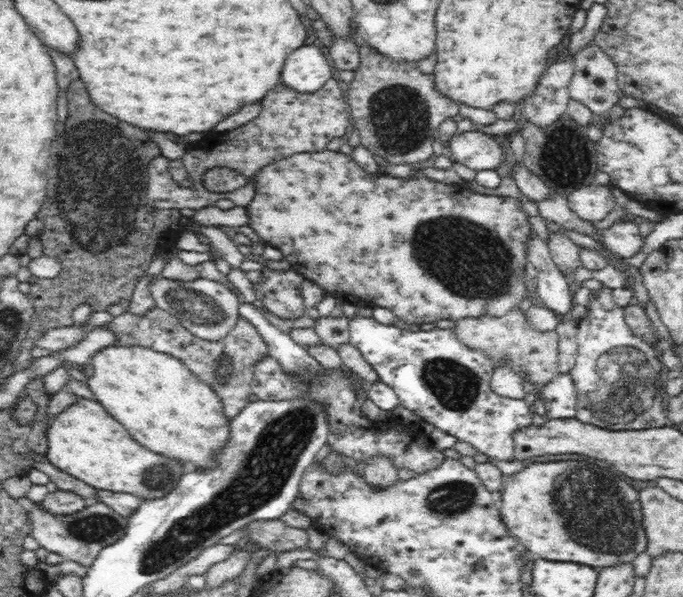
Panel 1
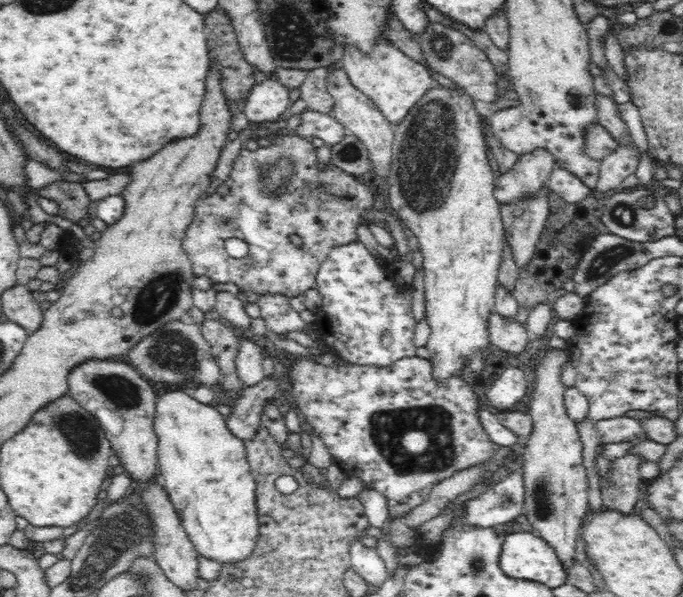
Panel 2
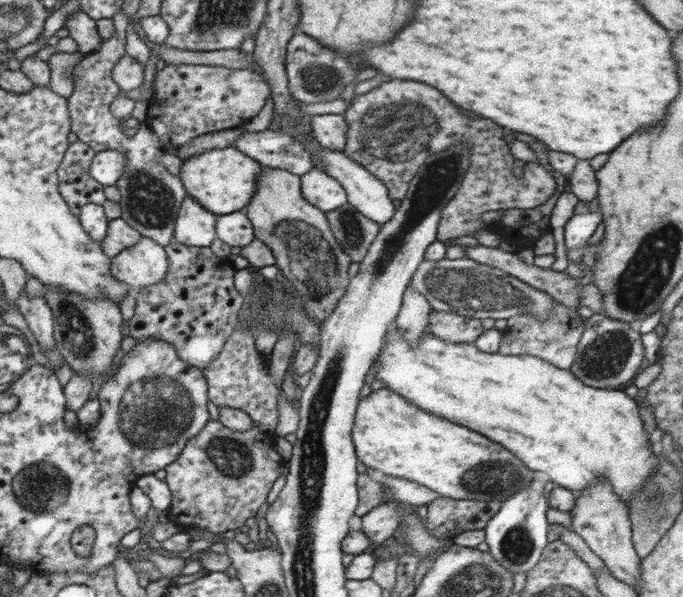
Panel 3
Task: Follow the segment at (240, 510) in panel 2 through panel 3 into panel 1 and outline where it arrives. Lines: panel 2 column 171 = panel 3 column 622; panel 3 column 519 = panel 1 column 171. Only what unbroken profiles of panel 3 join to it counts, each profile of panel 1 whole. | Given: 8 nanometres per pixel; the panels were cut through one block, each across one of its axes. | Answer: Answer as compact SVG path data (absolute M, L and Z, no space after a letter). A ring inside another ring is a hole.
M112 345L91 356L92 376L83 378L98 401L112 416L130 430L130 434L146 444L152 452L164 454L182 463L192 462L196 469L215 465L215 454L230 438L229 420L217 392L200 380L178 357L158 352L153 348Z

